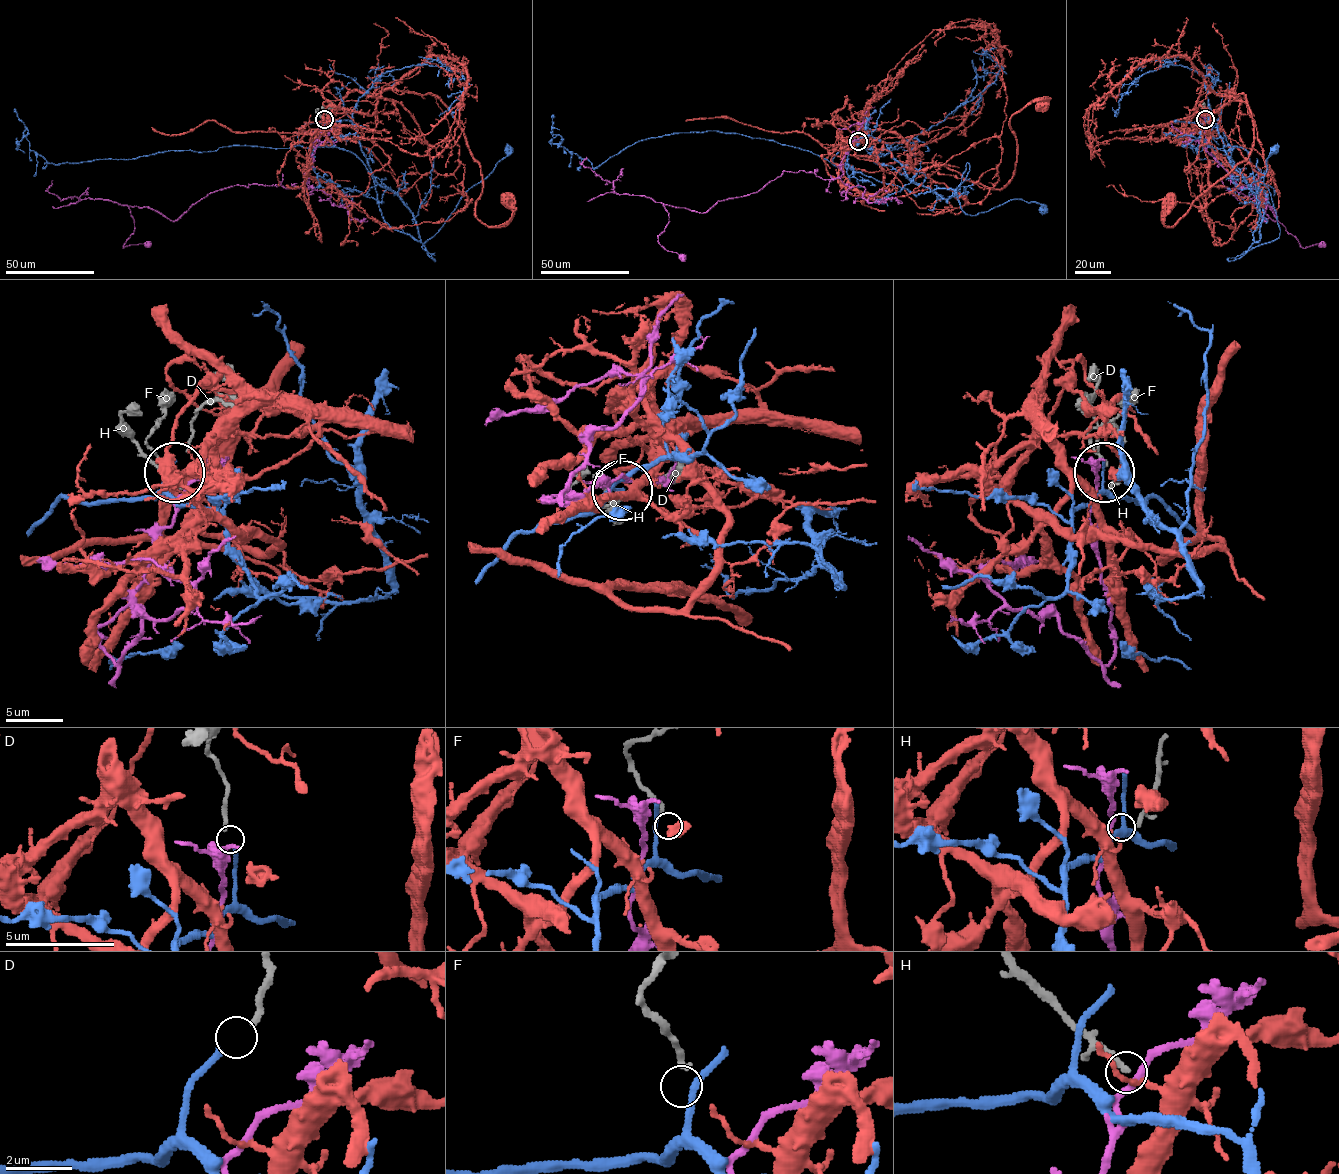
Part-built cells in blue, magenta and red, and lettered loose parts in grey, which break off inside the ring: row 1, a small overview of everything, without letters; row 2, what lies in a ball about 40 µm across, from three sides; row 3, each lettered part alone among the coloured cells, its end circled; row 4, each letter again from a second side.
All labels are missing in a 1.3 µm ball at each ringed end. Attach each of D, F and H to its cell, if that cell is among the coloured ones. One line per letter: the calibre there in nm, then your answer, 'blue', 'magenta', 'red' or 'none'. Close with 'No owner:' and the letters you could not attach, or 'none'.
D: 190 nm | blue
F: 200 nm | none
H: 160 nm | red
No owner: F

